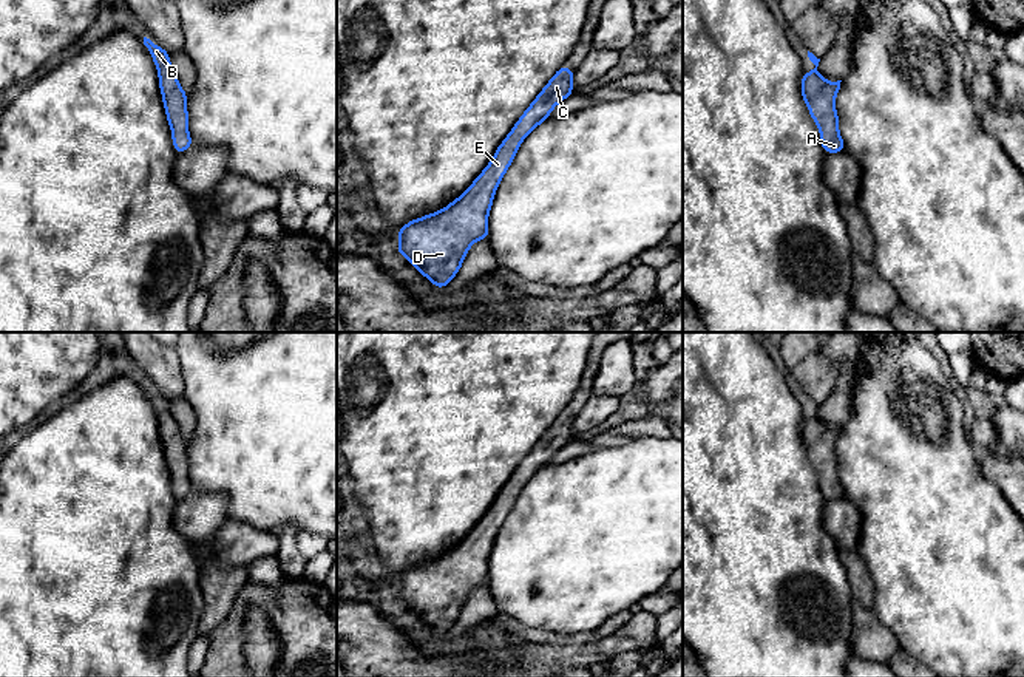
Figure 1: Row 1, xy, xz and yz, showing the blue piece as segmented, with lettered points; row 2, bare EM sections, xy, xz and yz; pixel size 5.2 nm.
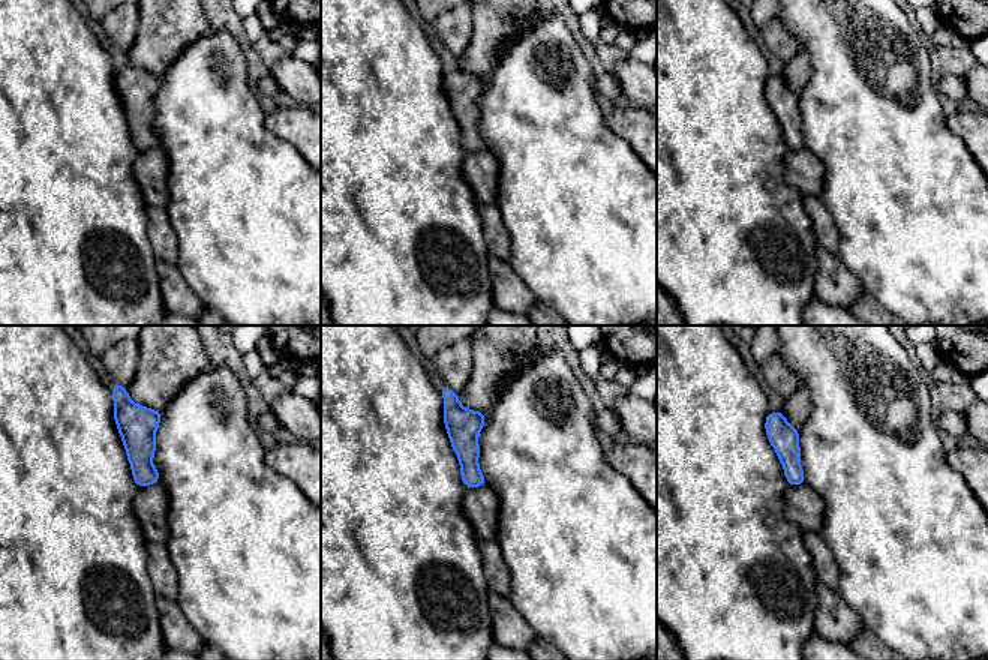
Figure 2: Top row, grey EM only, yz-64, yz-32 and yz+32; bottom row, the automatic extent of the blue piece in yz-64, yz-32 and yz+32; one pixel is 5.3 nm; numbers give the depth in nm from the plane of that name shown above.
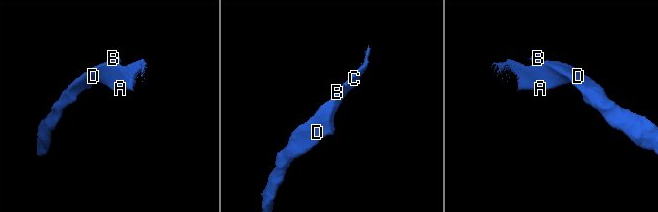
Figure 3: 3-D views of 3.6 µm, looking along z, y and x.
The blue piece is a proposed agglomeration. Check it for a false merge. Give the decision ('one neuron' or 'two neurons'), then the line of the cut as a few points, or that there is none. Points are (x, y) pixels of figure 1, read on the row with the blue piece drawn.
one neuron | no cut

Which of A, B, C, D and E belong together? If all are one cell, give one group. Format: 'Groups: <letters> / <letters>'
Groups: A B C D E

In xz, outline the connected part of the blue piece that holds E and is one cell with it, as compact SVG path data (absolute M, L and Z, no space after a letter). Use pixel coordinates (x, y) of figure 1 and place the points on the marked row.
M562 65L524 111L474 182L442 210L400 227L395 250L437 289L456 277L473 243L488 241L488 213L505 172L525 136L548 119L558 104L573 94L573 77L575 71Z

